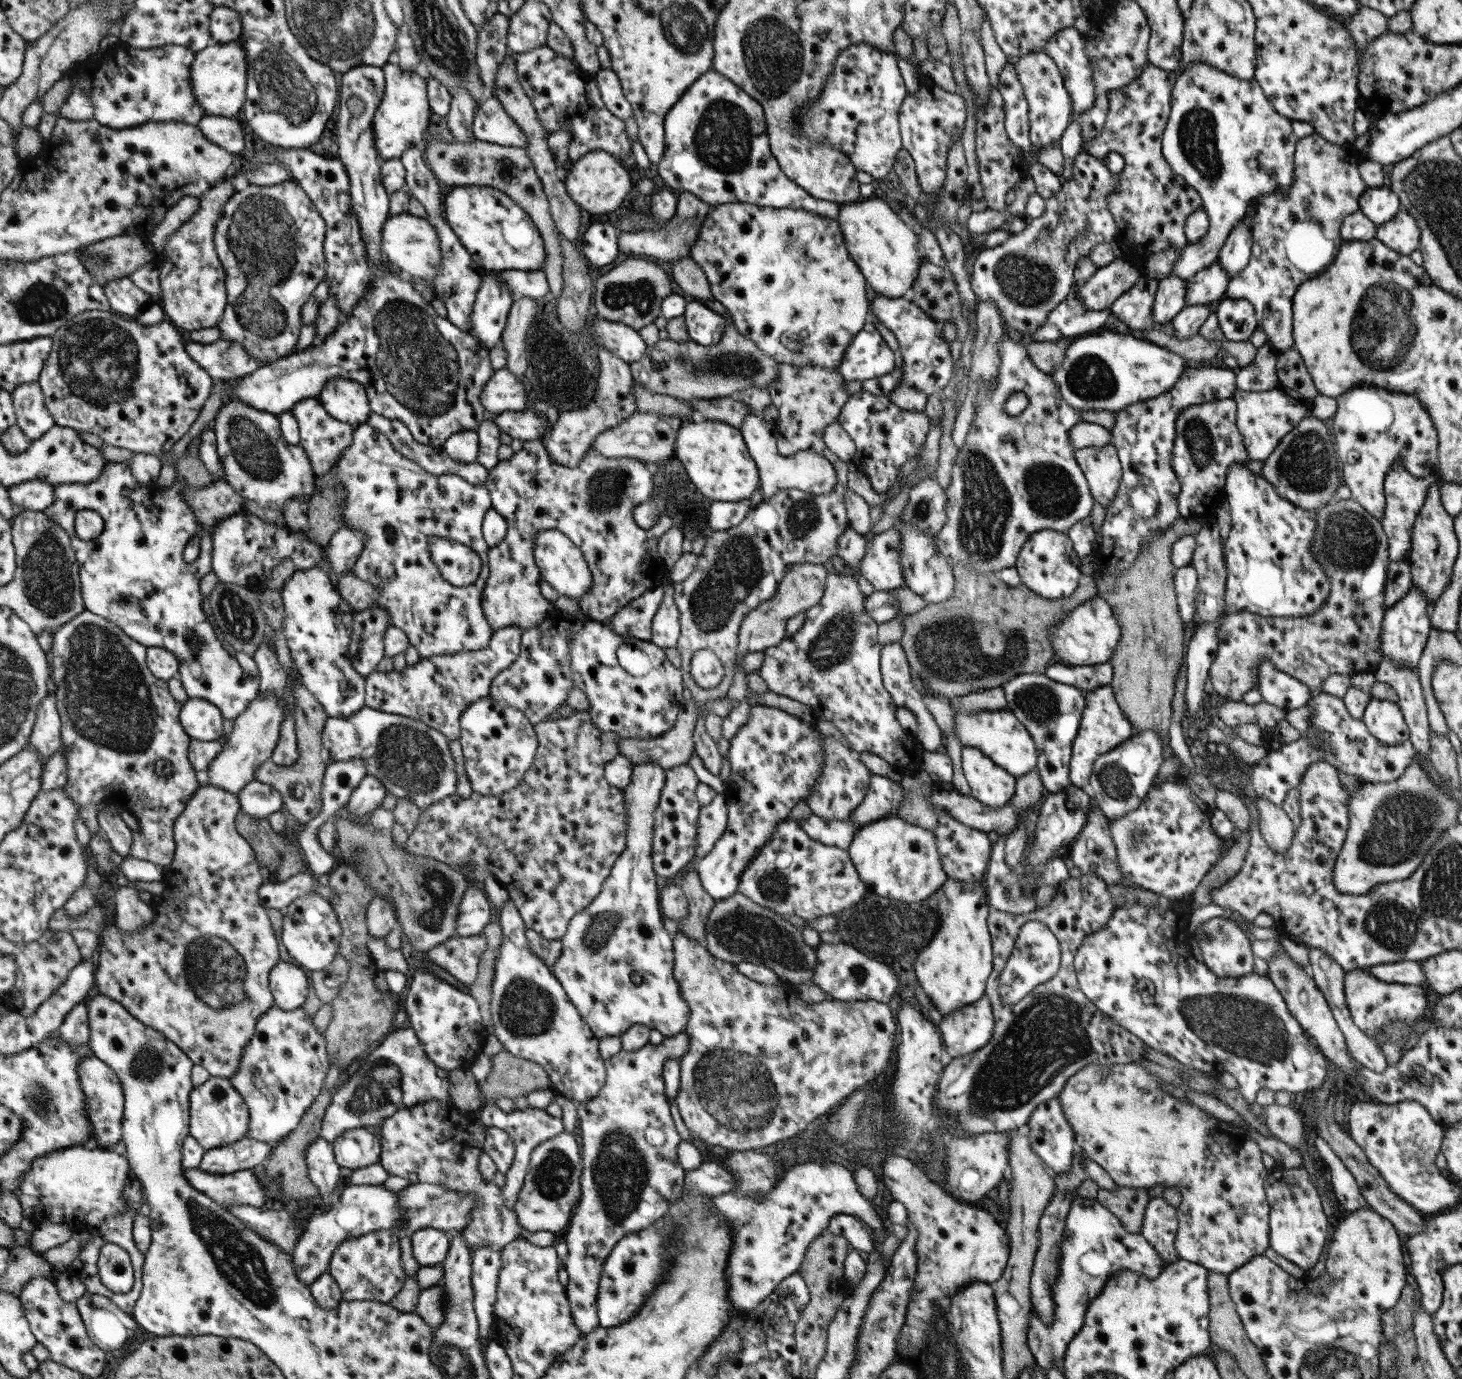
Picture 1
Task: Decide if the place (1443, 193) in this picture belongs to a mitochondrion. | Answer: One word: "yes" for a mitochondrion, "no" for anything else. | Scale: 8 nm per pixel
yes

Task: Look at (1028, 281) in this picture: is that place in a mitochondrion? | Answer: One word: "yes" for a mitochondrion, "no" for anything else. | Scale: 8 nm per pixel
yes

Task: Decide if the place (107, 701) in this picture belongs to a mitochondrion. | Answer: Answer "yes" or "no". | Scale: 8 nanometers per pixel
yes

